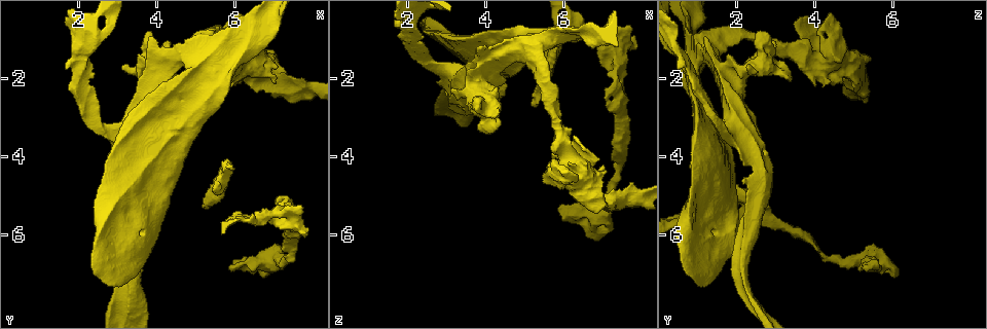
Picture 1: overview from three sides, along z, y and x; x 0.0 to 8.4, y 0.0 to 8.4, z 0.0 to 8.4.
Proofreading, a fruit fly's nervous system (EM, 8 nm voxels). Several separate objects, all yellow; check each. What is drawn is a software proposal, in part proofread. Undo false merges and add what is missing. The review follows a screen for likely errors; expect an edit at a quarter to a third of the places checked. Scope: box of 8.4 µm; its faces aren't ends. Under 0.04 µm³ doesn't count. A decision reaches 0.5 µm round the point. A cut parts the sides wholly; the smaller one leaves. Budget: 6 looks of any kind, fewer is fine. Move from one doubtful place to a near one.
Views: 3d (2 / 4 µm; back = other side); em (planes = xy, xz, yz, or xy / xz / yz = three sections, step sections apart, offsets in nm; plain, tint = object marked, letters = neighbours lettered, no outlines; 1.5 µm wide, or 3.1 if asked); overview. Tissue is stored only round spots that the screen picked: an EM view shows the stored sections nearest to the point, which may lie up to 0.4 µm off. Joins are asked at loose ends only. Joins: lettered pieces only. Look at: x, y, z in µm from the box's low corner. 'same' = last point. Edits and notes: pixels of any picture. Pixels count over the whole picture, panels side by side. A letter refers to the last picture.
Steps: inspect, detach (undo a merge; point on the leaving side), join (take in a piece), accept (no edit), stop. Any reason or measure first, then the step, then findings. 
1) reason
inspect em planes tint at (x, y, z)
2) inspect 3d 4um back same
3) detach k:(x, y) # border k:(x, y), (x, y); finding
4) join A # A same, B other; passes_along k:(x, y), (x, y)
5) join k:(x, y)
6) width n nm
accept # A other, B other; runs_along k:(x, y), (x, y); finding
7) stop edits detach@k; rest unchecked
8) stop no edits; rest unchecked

free end
inspect 3d 2um at (5.15, 5.35, 2.70)

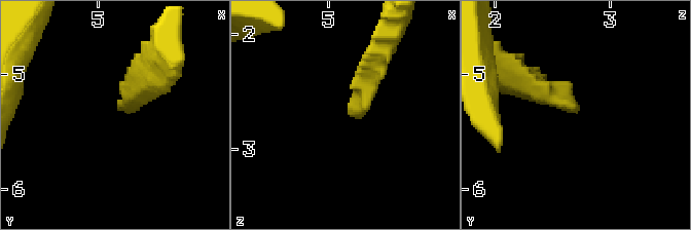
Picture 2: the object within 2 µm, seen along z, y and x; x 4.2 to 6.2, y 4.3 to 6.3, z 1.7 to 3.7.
shape alone is not enough
inspect em planes letters at (5.20, 5.32, 2.72)

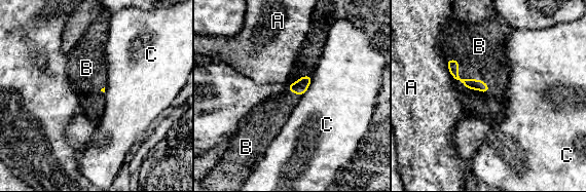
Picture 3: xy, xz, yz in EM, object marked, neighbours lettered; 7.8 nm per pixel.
join B # A other, B same, C other; the cell continues

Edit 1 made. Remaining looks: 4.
see it whole again
inspect overview

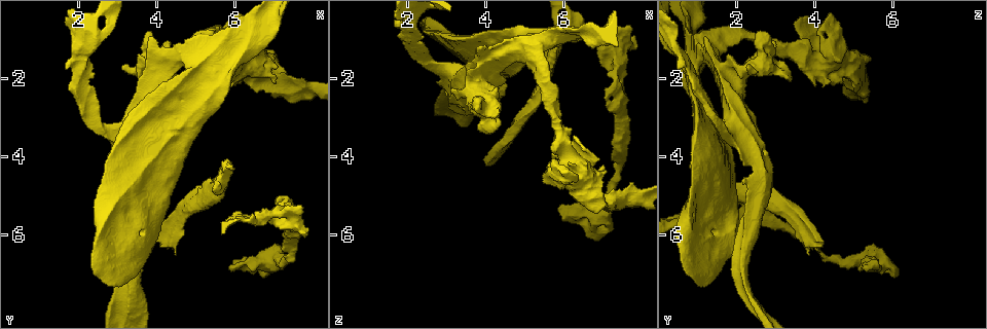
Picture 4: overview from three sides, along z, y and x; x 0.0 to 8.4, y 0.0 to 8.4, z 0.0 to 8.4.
abrupt turn
inspect 3d 4um at (2.70, 3.30, 1.70)

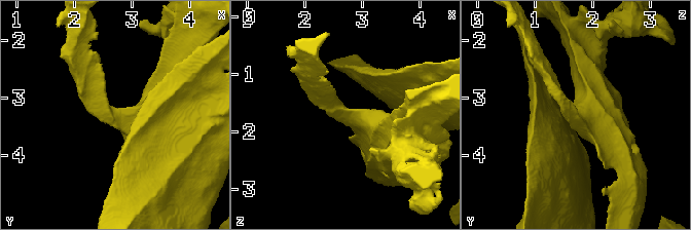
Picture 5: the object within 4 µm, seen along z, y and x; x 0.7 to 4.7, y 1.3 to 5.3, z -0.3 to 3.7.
inspect em planes letters at (2.65, 3.35, 1.65)

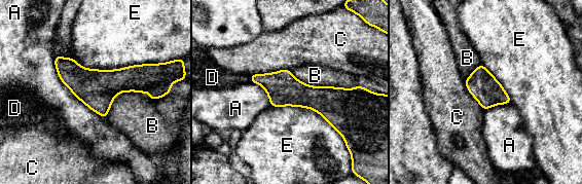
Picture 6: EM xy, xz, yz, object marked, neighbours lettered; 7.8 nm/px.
width 220 nm; longest_contact E 650 nm
accept # A other, B other, C other, D other, E other; one cell here

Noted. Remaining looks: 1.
stop edits join@3; rest unchecked

